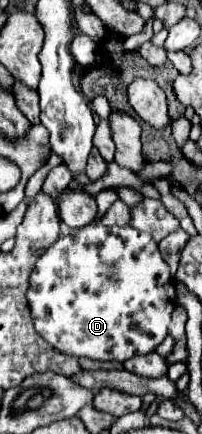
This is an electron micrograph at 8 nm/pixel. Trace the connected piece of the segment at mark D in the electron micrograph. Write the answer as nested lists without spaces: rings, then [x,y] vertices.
[[[101,223],[97,225],[87,225],[77,229],[75,233],[61,237],[55,245],[51,245],[37,261],[33,273],[31,273],[31,285],[27,291],[27,299],[29,299],[29,307],[31,307],[31,315],[33,315],[33,323],[37,333],[51,343],[57,351],[67,353],[67,355],[75,355],[75,357],[89,357],[89,359],[99,359],[99,361],[119,361],[123,363],[125,359],[131,359],[133,355],[145,355],[155,351],[155,347],[167,337],[167,327],[171,321],[171,313],[175,309],[175,285],[171,285],[171,273],[169,273],[169,265],[163,261],[157,243],[153,239],[149,239],[149,235],[133,229],[133,227],[105,227]]]

